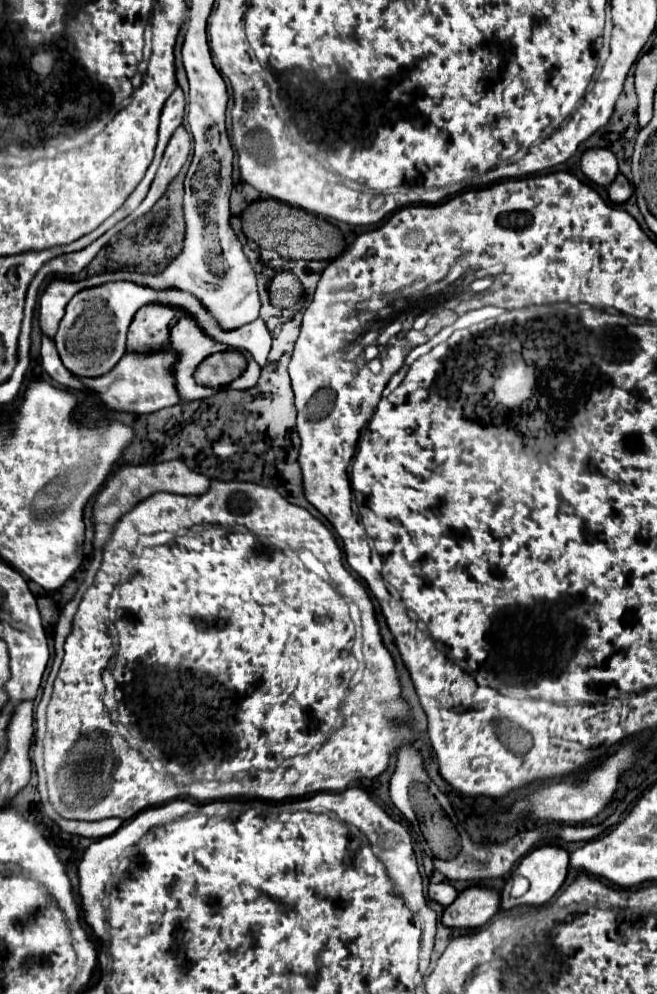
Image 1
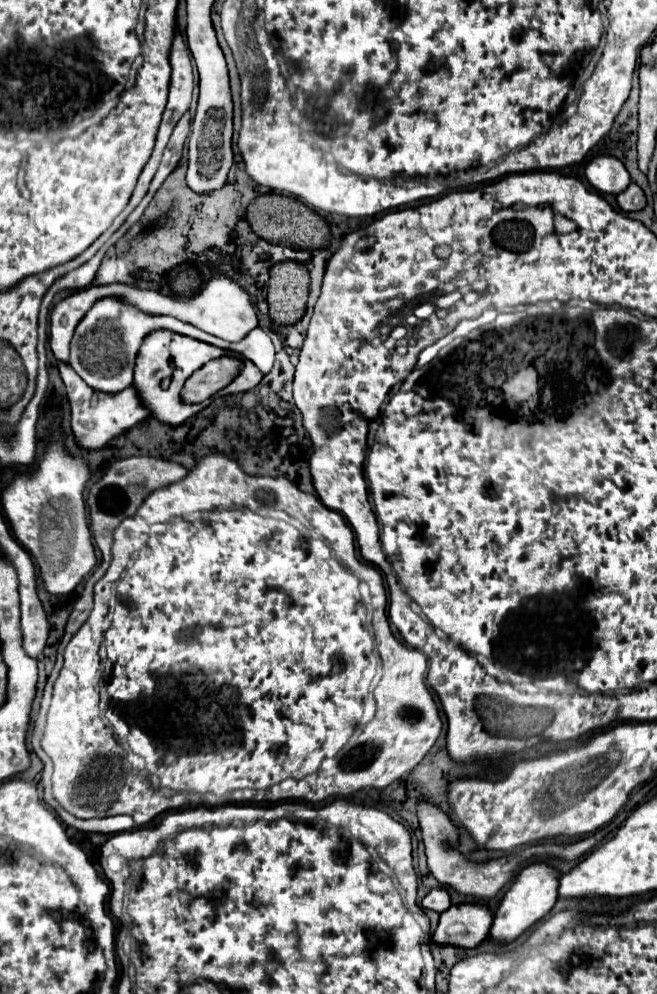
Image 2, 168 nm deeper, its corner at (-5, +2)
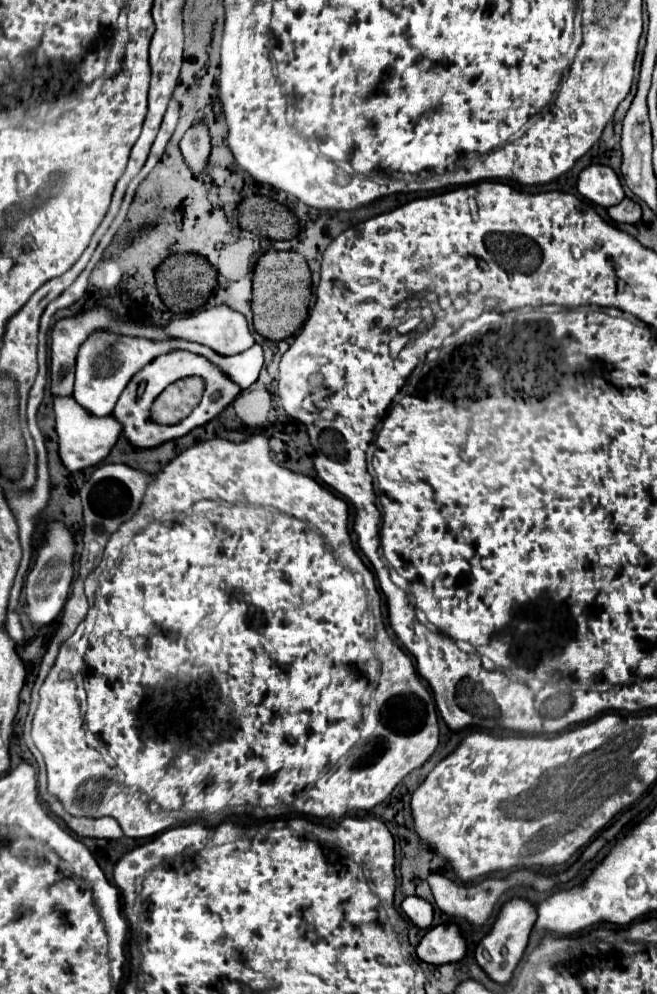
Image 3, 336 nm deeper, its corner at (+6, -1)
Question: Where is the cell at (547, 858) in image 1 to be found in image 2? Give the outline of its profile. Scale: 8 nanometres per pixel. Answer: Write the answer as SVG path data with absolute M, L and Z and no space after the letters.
M532 863L528 867L524 867L512 887L506 891L496 915L494 915L494 923L490 929L490 937L494 941L514 941L518 935L522 935L530 925L534 925L536 921L540 921L556 903L558 899L558 881L560 881L560 871L554 869L548 863Z

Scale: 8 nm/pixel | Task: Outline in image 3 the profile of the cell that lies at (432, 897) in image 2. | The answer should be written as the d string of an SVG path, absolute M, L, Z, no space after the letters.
M407 896L401 902L401 910L407 914L407 918L417 926L417 928L429 928L433 920L433 908L427 900L419 896Z

